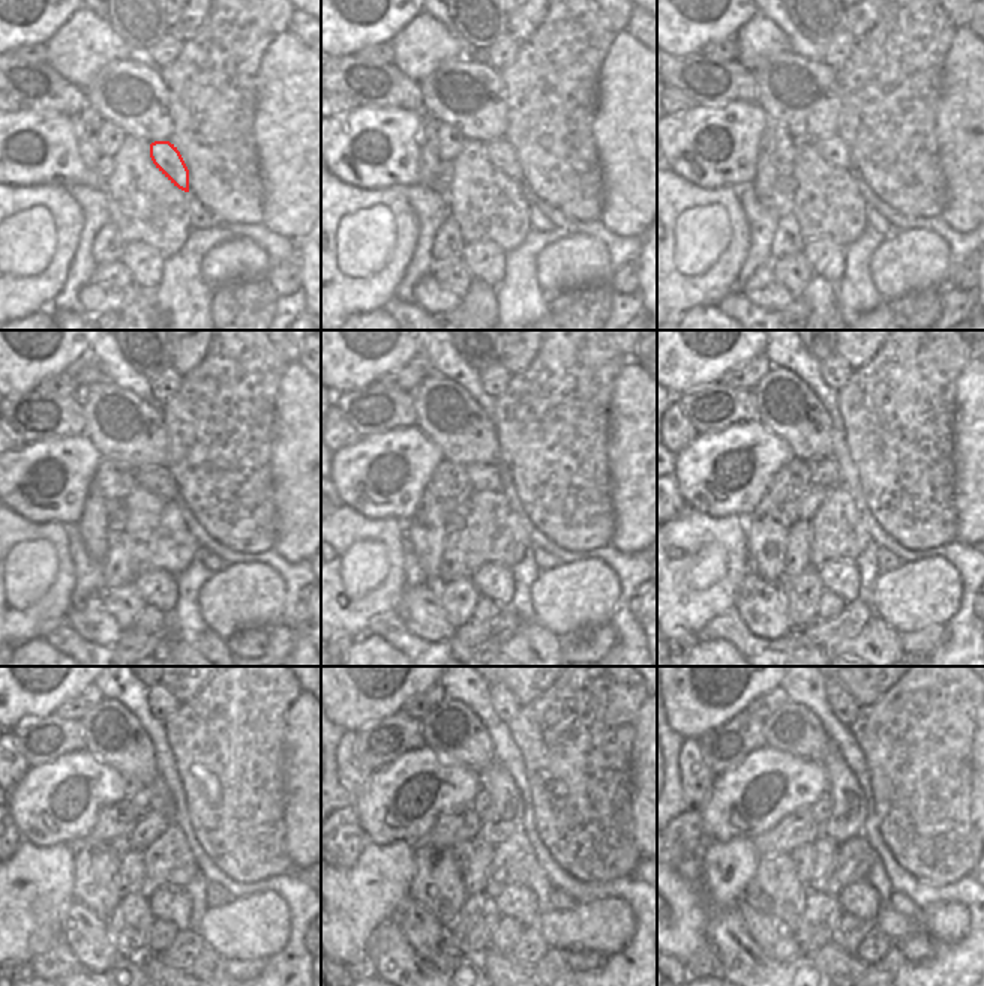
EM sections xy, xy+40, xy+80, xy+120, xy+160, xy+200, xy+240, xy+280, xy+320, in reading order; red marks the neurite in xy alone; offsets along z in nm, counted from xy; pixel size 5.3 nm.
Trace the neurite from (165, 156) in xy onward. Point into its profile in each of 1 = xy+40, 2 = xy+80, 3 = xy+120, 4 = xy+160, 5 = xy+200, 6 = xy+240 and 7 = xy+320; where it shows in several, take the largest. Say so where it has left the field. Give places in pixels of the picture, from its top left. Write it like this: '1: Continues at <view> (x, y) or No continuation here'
1: Continues at xy+40 (500, 152)
2: Continues at xy+80 (833, 149)
3: Continues at xy+120 (158, 480)
4: Continues at xy+160 (483, 477)
5: Continues at xy+200 (825, 473)
6: Continues at xy+240 (146, 799)
7: Continues at xy+320 (822, 809).

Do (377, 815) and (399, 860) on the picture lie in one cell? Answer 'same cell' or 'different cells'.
different cells

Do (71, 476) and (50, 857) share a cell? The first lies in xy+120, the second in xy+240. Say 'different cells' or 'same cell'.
different cells

